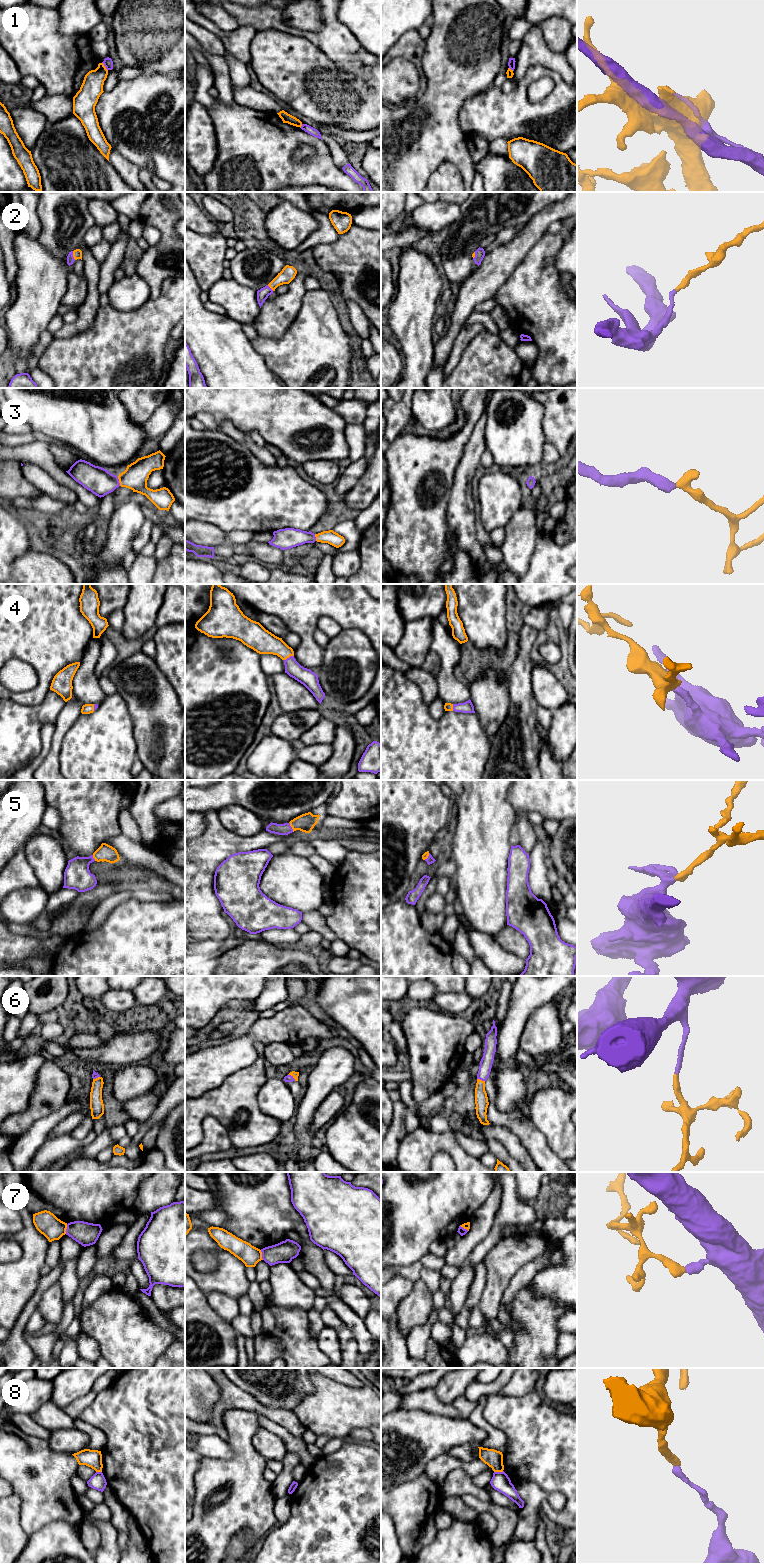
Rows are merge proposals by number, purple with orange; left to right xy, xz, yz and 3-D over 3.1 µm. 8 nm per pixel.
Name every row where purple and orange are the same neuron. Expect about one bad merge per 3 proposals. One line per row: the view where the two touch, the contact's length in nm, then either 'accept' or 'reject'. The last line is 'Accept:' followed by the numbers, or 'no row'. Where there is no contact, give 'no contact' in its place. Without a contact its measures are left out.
1: xy | 80 nm | reject
2: xy | 80 nm | accept
3: xy | 80 nm | accept
4: xz | 90 nm | accept
5: xz | 90 nm | accept
6: xz | 80 nm | accept
7: xy | 80 nm | reject
8: yz | 80 nm | reject
Accept: 2, 3, 4, 5, 6

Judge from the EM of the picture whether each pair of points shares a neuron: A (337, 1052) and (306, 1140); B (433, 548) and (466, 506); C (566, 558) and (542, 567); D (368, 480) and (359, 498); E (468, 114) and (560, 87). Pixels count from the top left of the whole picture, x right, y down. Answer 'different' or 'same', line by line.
A: same
B: different
C: same
D: same
E: same

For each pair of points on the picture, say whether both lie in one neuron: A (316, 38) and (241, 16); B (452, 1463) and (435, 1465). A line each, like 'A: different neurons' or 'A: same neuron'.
A: same neuron
B: same neuron

